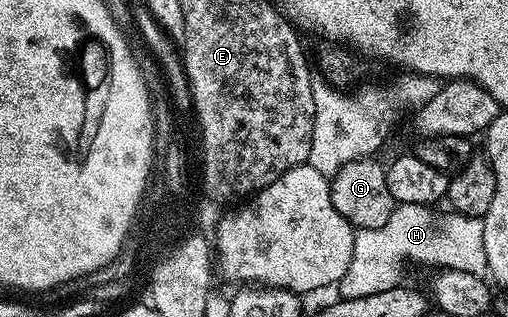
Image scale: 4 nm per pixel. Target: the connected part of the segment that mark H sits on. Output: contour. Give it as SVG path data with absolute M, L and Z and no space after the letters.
M398 203L382 227L358 229L354 234L350 262L336 283L339 294L342 297L363 297L389 289L395 280L394 272L405 261L414 265L436 265L439 270L459 269L485 274L488 233L483 222L463 213L445 211L434 214L432 210L430 205Z

